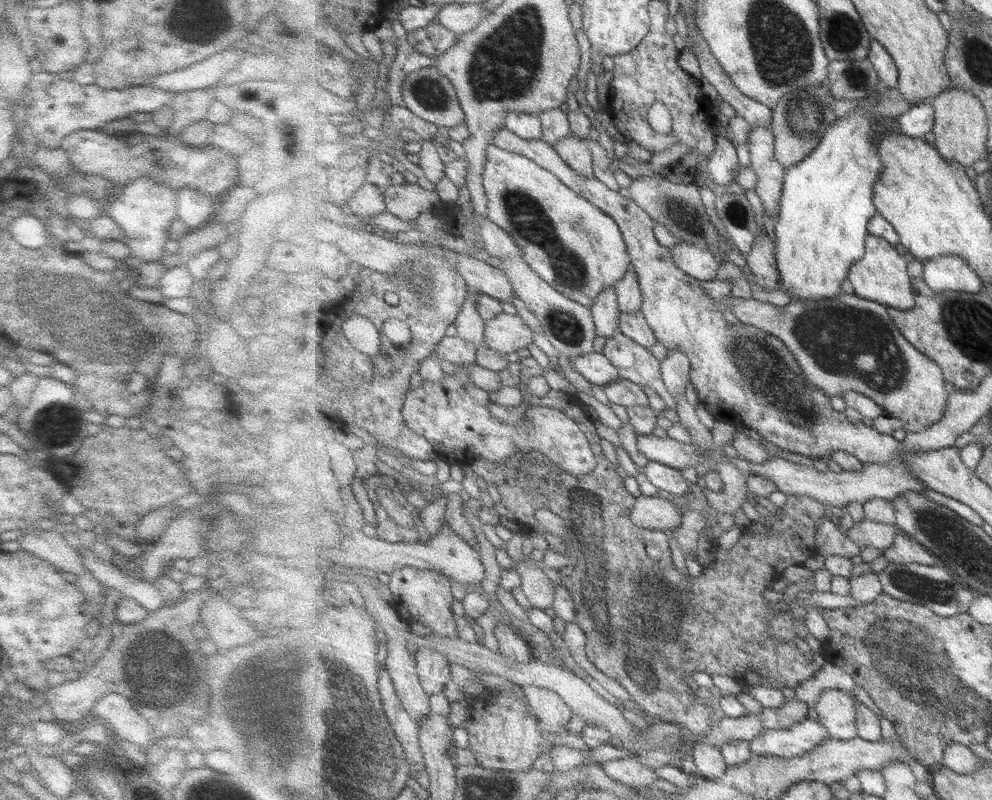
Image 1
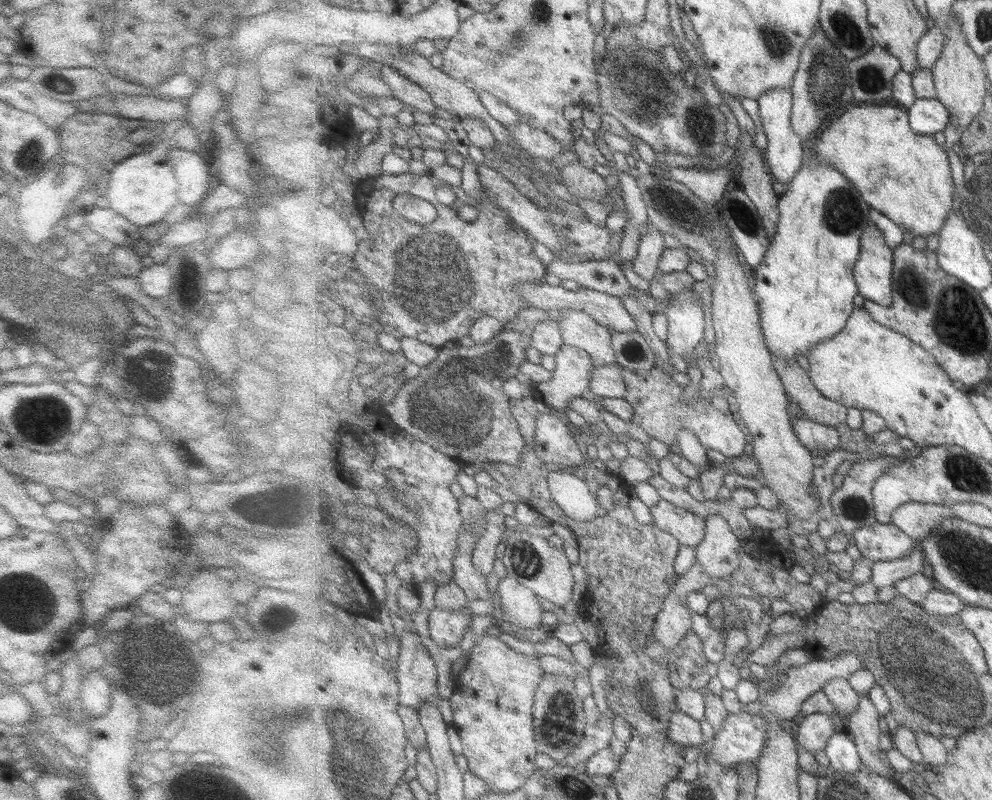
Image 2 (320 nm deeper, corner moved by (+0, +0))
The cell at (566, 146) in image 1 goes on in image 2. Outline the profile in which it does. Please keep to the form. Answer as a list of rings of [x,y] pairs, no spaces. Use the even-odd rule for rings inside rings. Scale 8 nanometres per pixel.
[[[578,161],[561,166],[562,184],[572,195],[573,201],[578,198],[589,201],[599,201],[607,195],[607,184],[605,177],[587,168],[585,164]]]

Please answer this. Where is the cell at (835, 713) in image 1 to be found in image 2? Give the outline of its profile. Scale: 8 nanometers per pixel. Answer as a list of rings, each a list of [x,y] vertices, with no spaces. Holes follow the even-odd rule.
[[[824,712],[800,717],[797,725],[798,748],[805,748],[813,755],[815,752],[824,751],[831,736],[840,729],[839,719]]]

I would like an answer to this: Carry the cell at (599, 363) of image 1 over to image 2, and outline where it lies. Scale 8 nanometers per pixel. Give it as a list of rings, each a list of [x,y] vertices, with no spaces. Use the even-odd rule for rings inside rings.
[[[564,344],[556,355],[556,367],[549,382],[537,383],[544,402],[557,411],[571,409],[571,400],[590,391],[595,364],[584,350]]]

